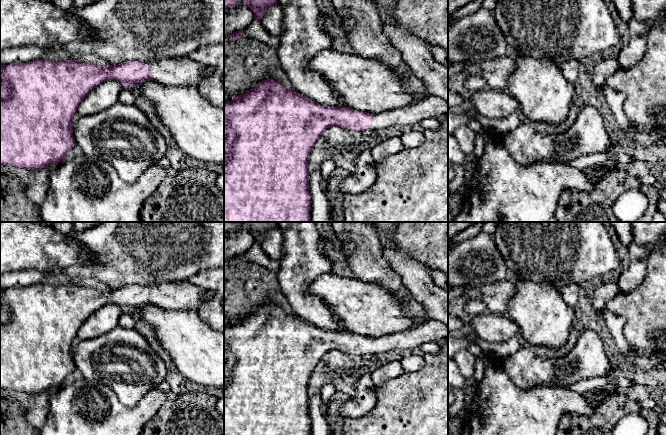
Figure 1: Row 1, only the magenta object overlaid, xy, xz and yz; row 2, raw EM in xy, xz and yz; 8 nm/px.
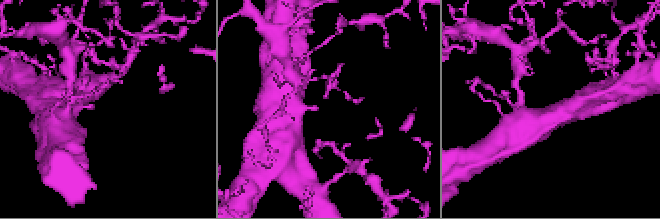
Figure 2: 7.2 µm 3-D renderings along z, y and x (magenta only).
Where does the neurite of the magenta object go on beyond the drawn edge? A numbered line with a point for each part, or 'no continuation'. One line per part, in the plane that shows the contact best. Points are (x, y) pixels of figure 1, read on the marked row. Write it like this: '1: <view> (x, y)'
1: xz (431, 106)

